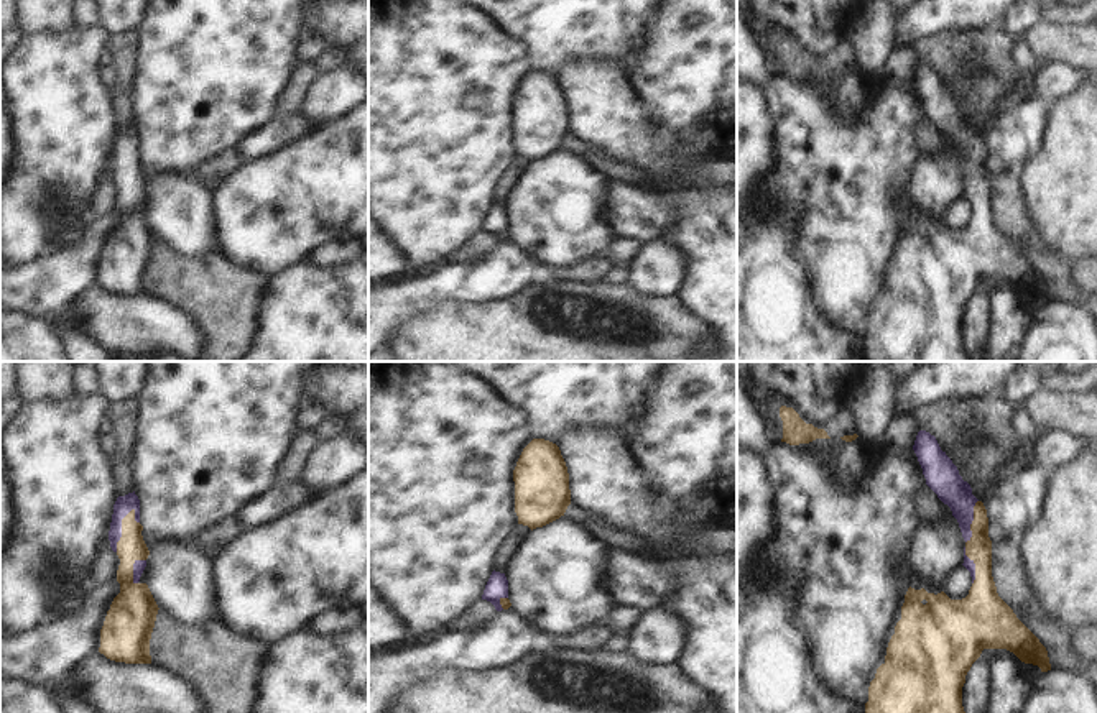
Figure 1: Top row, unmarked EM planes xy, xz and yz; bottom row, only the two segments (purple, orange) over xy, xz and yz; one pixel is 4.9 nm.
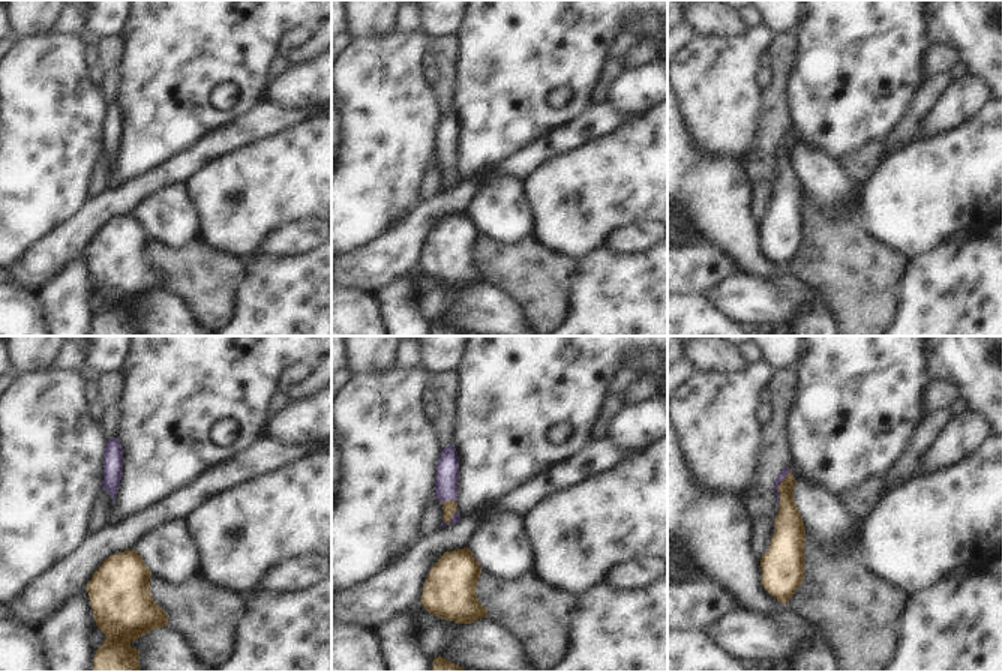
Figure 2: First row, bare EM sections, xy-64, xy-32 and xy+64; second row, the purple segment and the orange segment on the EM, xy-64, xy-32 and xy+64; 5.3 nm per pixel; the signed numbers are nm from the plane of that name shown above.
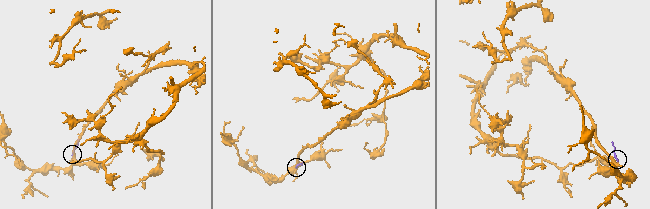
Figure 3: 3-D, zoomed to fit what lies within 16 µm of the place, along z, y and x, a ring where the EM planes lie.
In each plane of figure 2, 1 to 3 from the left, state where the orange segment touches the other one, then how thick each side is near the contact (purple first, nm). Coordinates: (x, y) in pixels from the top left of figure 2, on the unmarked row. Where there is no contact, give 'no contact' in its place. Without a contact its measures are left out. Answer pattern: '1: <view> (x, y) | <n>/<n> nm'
1: no contact
2: xy-32 (447, 165) | 130/70 nm
3: xy+64 (779, 149) | 50/160 nm

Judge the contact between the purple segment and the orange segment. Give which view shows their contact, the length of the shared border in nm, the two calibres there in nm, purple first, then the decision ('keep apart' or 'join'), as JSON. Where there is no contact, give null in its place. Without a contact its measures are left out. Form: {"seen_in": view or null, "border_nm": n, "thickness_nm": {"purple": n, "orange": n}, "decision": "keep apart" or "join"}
{"seen_in": "xy", "border_nm": 240, "thickness_nm": {"purple": 90, "orange": 140}, "decision": "join"}

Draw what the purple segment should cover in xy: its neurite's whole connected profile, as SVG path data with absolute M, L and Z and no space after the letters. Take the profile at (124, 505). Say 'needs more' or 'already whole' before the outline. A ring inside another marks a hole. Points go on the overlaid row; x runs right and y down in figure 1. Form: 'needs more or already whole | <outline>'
needs more | M135 491L118 496L109 540L120 559L120 593L113 598L100 629L99 652L125 664L151 664L150 639L160 610L148 585L140 582L150 555L141 531L140 499Z

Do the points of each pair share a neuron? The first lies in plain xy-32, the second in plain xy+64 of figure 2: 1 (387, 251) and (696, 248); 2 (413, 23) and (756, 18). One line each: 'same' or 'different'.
1: same
2: same

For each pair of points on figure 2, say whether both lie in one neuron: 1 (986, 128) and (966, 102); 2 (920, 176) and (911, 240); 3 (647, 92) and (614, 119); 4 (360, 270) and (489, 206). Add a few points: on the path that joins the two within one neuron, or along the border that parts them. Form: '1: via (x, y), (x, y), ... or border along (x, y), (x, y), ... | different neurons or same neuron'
1: border along (986, 105), (975, 117), (947, 132) | different neurons
2: via (920, 192), (915, 201), (914, 224) | same neuron
3: border along (608, 99), (623, 111), (639, 116) | different neurons
4: border along (489, 182), (467, 210) | different neurons

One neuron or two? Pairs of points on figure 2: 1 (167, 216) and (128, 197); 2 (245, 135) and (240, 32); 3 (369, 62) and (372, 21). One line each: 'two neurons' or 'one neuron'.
1: two neurons
2: two neurons
3: two neurons

